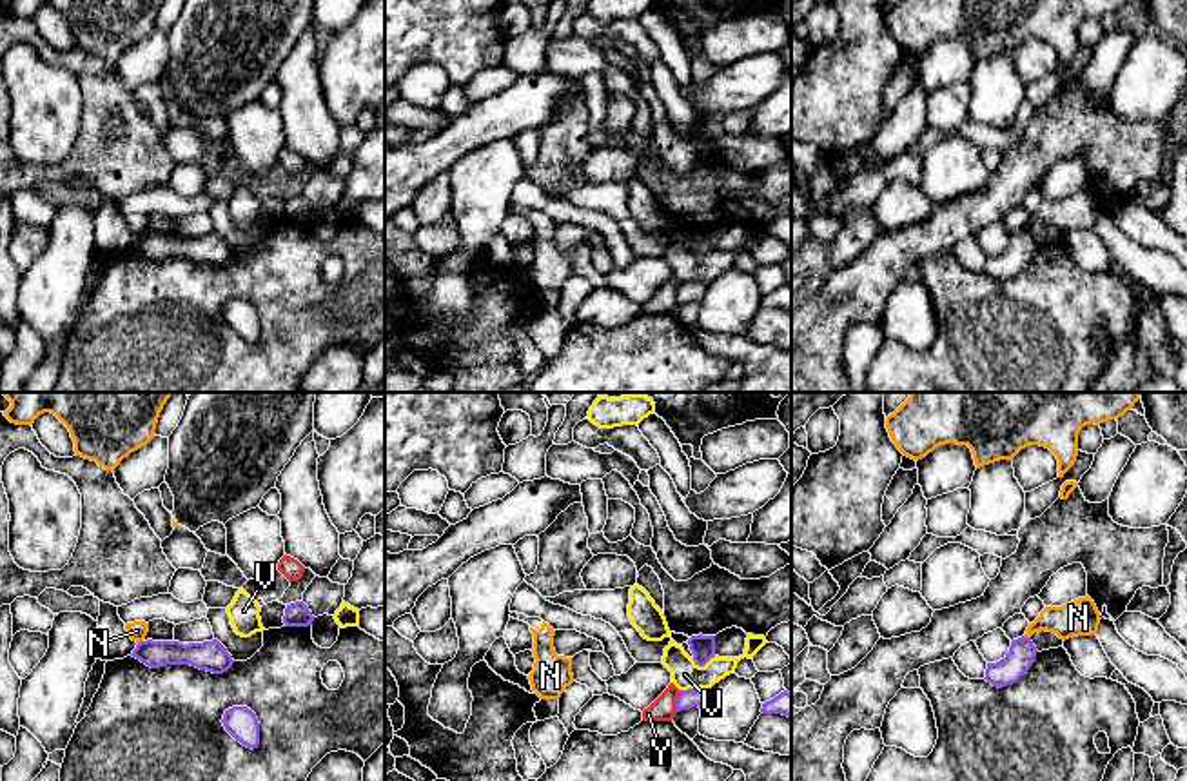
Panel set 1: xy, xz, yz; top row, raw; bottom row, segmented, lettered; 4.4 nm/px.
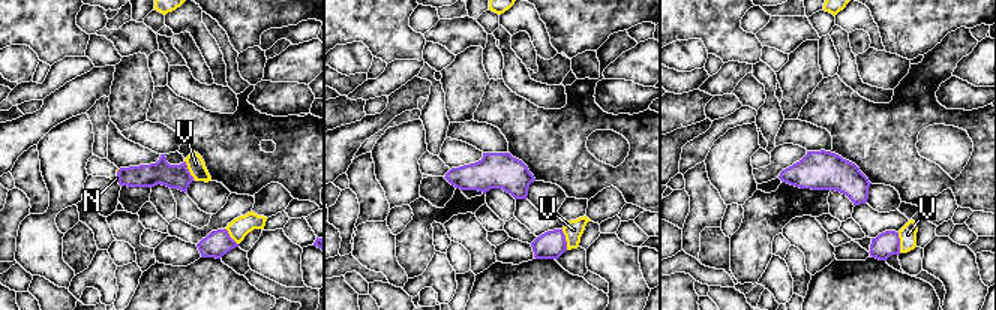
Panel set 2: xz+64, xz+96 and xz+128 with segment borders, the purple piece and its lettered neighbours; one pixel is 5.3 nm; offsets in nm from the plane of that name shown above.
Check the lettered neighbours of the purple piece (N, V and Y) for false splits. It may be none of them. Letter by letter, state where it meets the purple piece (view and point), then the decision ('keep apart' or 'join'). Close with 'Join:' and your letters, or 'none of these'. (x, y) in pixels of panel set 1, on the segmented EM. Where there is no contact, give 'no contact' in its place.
N: contact yz (1028, 638); keep apart
V: contact xz (703, 665); keep apart
Y: contact xz (677, 701); keep apart
Join: none of these

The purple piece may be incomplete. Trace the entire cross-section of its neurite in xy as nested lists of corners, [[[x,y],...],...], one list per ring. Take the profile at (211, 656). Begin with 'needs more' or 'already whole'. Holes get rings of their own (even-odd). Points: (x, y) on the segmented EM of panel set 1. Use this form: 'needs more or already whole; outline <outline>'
already whole; outline [[[140,641],[131,654],[151,668],[167,665],[191,665],[212,674],[227,672],[234,659],[218,641],[189,643],[180,641]]]

